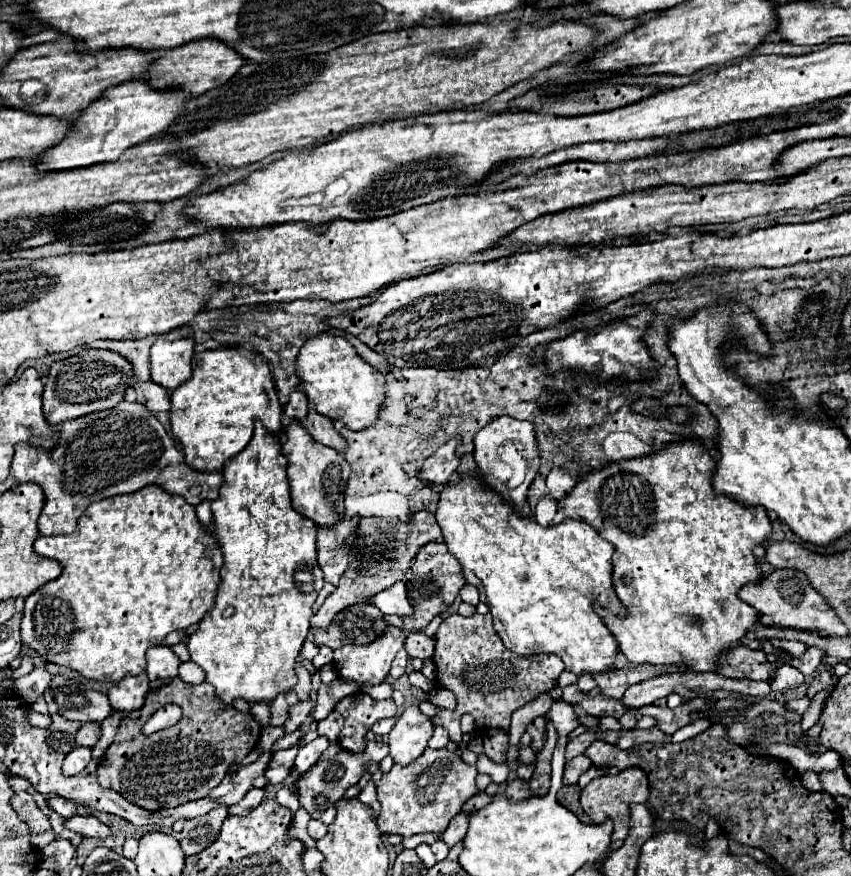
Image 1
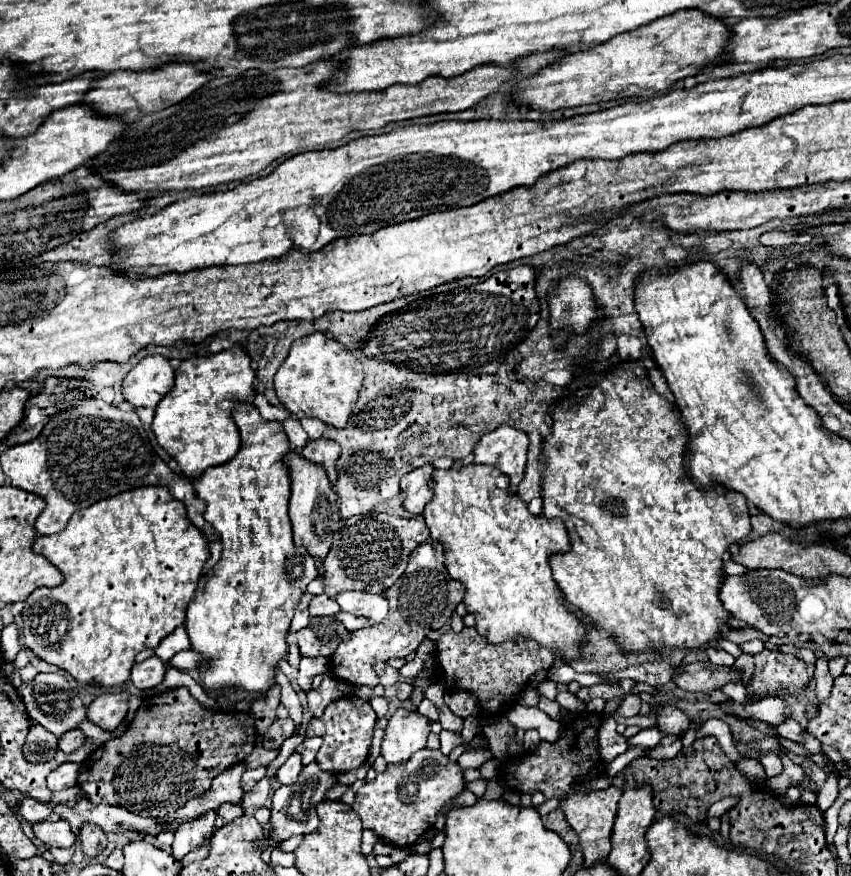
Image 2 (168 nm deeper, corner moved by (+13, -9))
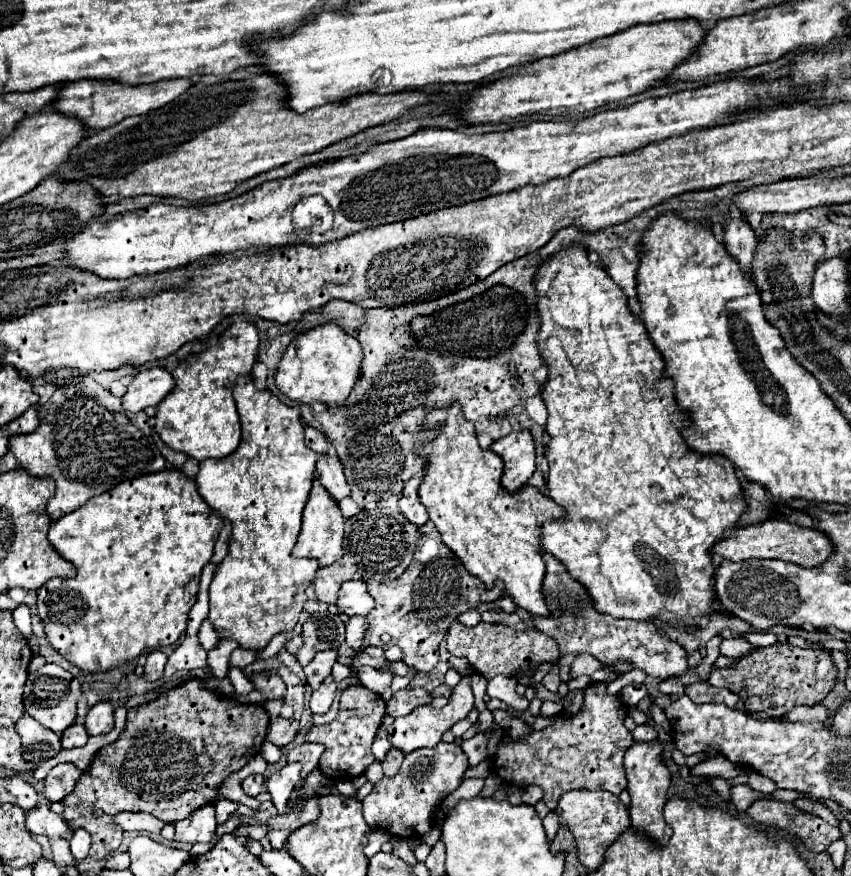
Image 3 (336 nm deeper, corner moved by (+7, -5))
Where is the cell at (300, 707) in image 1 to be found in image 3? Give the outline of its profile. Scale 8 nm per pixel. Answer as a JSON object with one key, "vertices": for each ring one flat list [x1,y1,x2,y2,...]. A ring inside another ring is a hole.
{"vertices":[[274,718,270,722,266,740,282,748,282,746,288,746,294,740,296,732,298,732,298,720,294,720,294,718,290,718,290,720,286,720,286,718]]}

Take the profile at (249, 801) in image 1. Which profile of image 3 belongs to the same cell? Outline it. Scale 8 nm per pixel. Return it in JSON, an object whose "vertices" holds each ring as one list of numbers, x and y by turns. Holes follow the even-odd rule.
{"vertices":[[216,800,214,808,216,808,216,822,218,824,224,824,236,812,238,804,232,802,232,800]]}

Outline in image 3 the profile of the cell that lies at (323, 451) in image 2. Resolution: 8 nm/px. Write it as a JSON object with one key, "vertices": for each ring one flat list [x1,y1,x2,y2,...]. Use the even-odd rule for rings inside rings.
{"vertices":[[320,456,316,464,316,472,320,478,320,484,328,490,328,494,334,498,334,502,340,502,342,498,350,496,350,486,344,478,342,464,336,456]]}

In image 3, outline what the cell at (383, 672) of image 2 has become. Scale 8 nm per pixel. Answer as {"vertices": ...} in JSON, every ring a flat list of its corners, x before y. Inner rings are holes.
{"vertices":[[368,646,368,648,360,650,360,652,354,656,352,666,354,666,354,668,360,668,360,666,380,668,384,662,386,662,386,658,384,658,384,648,380,648,380,646]]}

